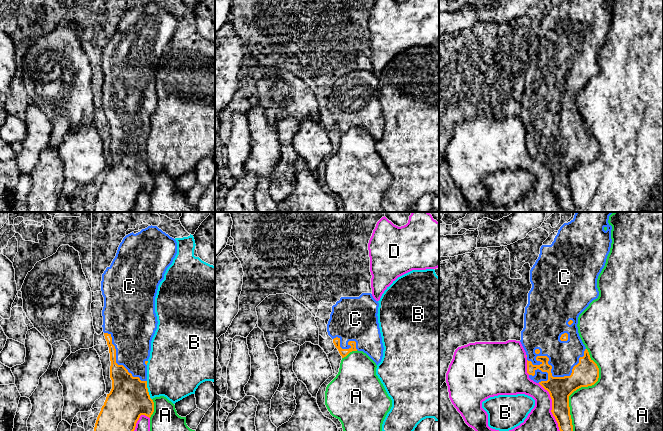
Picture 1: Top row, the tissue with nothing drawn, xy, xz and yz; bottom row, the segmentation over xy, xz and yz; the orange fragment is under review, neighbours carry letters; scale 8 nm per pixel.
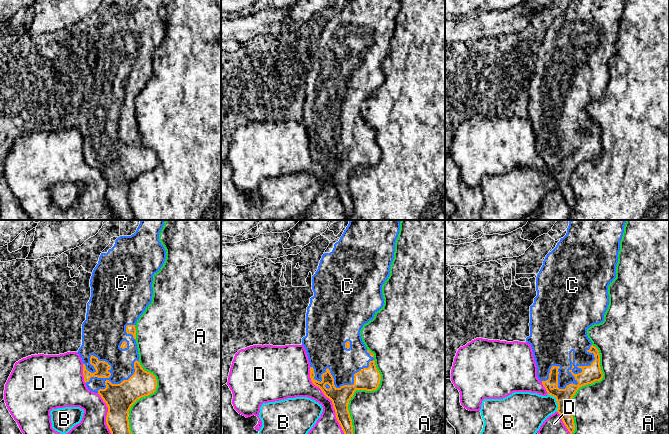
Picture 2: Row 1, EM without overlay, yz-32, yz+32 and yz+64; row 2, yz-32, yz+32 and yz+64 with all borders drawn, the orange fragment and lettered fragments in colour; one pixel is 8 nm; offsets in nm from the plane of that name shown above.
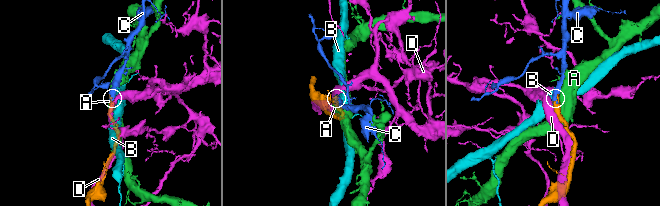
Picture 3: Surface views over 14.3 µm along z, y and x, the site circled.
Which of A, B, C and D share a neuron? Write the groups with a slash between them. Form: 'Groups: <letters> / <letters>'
Groups: A / B / C / D

